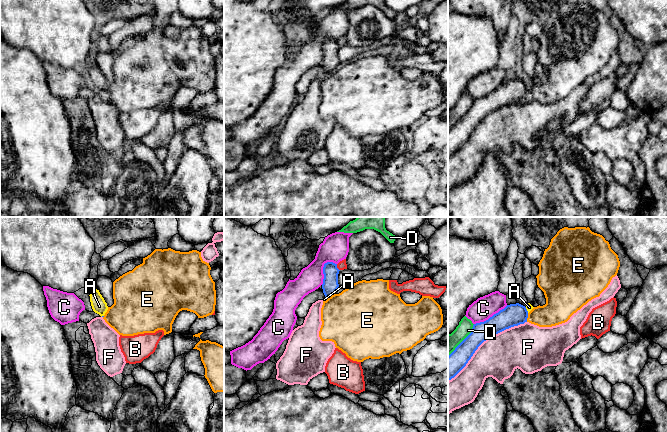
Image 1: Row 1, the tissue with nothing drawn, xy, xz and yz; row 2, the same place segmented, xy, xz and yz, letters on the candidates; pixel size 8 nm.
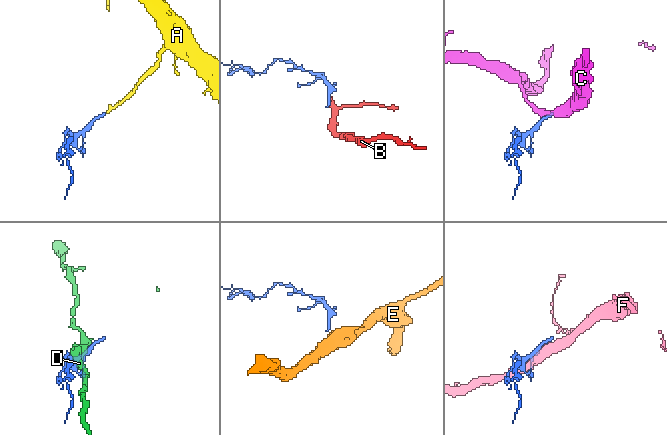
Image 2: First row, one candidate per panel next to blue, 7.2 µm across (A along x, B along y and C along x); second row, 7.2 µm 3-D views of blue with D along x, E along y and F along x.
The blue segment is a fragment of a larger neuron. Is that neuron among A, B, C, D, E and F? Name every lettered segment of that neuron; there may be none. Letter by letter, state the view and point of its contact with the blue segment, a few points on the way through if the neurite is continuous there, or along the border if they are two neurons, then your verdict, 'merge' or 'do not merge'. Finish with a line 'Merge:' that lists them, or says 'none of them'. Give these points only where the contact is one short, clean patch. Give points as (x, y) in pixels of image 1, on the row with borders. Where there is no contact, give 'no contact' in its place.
A: meets blue in yz at (526, 310); runs through yz (512, 315), (526, 310), (529, 307); merge
B: meets blue in xz at (336, 267); border along xz (336, 264), (339, 270); do not merge
C: meets blue in xz at (323, 268); border along xz (336, 263), (326, 262), (324, 264), (323, 282), (321, 284); do not merge
D: meets blue in yz at (463, 340); do not merge
E: meets blue in yz at (527, 317); border along yz (528, 313), (526, 321); do not merge
F: meets blue in yz at (484, 340); do not merge
Merge: A

